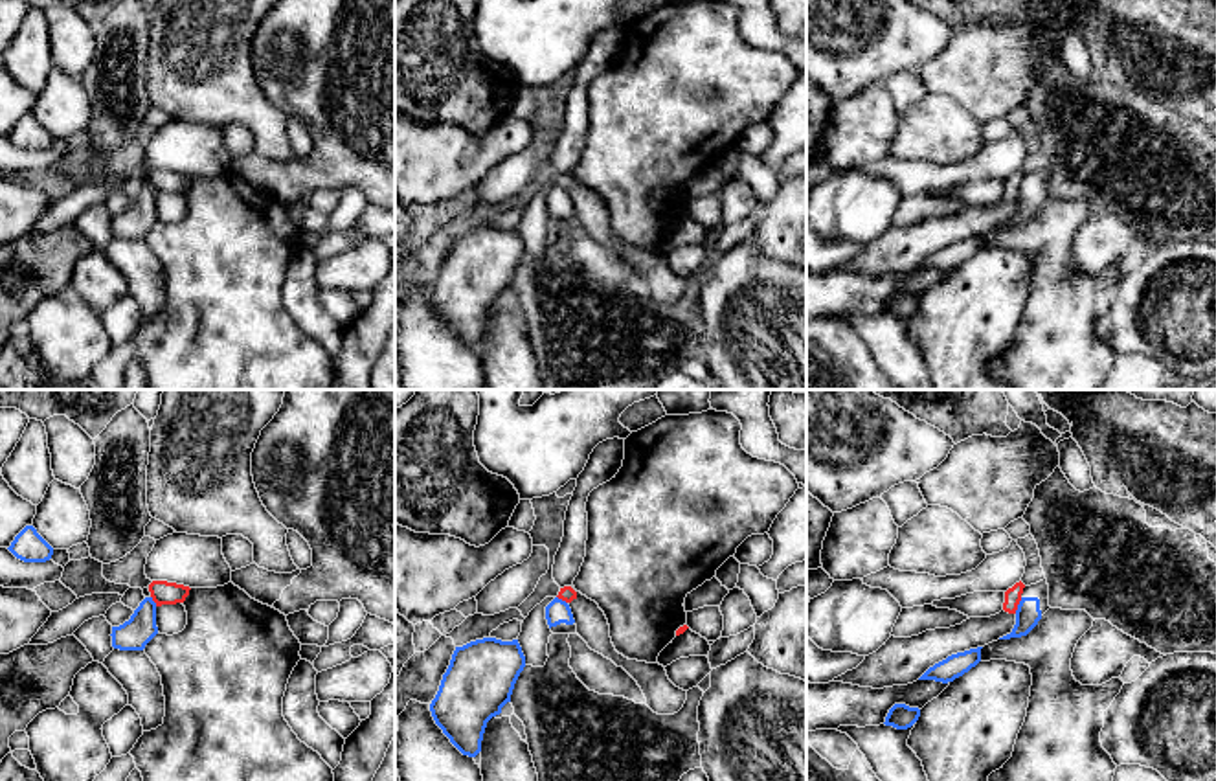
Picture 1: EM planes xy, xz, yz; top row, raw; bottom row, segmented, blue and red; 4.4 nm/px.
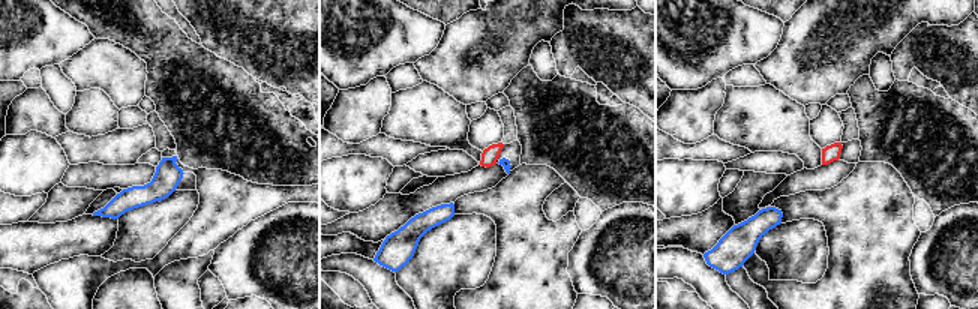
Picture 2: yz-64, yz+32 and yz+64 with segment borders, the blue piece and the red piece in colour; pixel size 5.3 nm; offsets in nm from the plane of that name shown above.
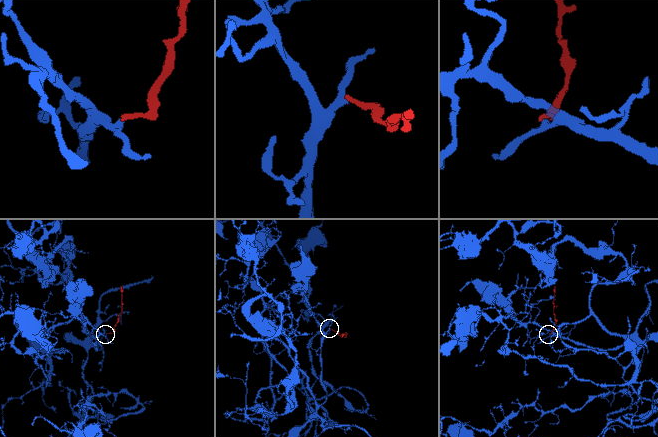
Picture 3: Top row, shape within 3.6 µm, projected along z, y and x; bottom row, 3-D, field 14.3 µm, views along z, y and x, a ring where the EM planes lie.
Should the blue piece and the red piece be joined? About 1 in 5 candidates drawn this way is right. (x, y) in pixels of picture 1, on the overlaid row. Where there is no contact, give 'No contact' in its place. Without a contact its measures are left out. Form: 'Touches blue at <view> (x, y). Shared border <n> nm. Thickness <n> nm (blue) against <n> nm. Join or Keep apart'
Touches blue at yz (1018, 605). Shared border 80 nm. Thickness 110 nm (blue) against 80 nm. Keep apart

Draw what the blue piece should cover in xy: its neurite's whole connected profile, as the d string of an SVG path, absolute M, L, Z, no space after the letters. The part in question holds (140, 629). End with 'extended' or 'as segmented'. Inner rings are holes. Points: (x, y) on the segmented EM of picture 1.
M145 597L129 621L119 627L112 627L110 636L114 649L143 651L156 634L156 603L152 597Z; as segmented

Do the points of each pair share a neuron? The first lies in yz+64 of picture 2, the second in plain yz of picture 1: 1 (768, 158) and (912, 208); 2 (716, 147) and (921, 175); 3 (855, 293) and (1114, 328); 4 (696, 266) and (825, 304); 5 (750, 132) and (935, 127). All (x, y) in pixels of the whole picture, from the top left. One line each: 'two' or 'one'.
1: two
2: one
3: two
4: two
5: one

